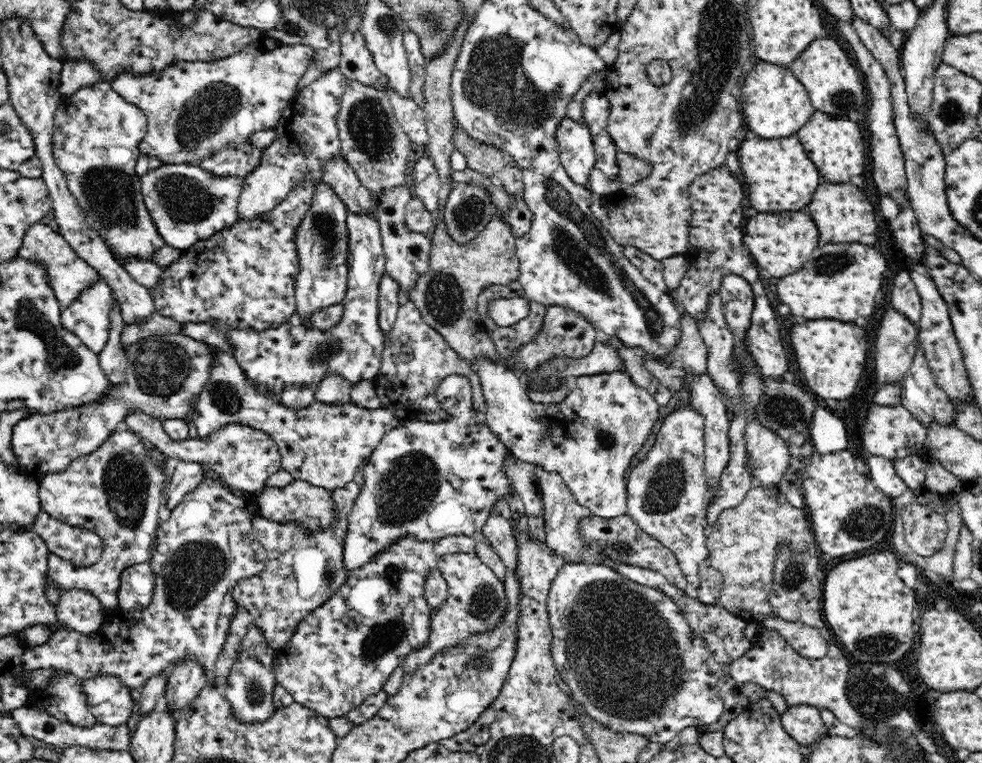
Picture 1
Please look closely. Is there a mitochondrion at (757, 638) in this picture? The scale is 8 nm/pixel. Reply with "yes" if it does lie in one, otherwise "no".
no

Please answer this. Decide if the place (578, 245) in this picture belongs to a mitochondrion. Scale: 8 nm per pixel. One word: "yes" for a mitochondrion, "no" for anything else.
yes

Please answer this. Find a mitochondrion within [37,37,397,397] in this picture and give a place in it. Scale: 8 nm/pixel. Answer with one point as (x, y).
(209, 112)

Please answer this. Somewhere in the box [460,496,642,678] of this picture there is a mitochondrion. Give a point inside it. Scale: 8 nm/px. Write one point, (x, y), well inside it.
(485, 601)

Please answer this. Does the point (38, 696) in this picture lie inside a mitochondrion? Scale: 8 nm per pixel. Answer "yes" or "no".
no

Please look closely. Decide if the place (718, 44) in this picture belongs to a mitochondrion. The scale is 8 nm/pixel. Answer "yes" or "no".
yes

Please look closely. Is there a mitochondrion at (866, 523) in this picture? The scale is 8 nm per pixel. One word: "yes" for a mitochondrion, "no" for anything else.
yes

